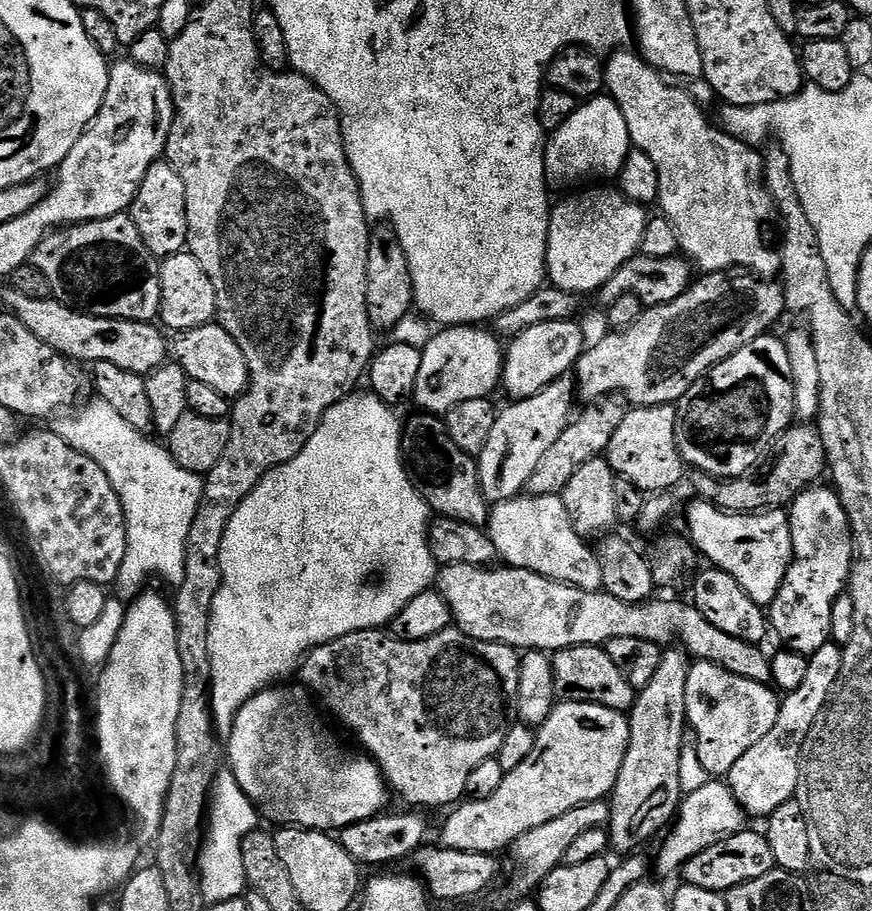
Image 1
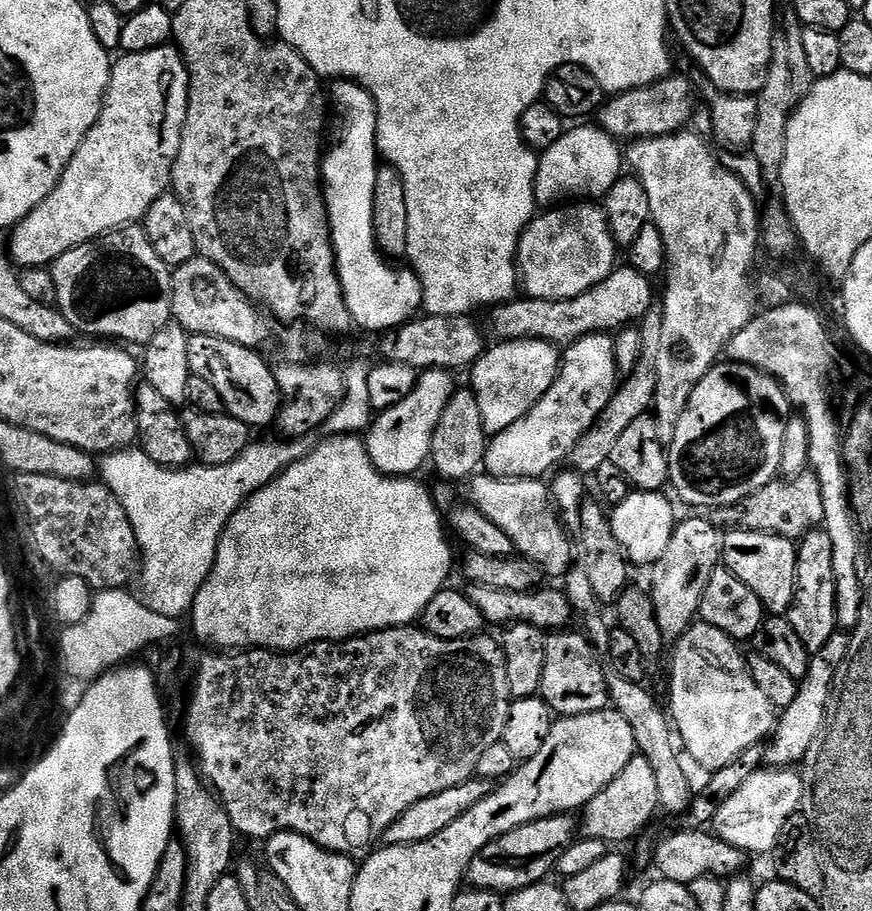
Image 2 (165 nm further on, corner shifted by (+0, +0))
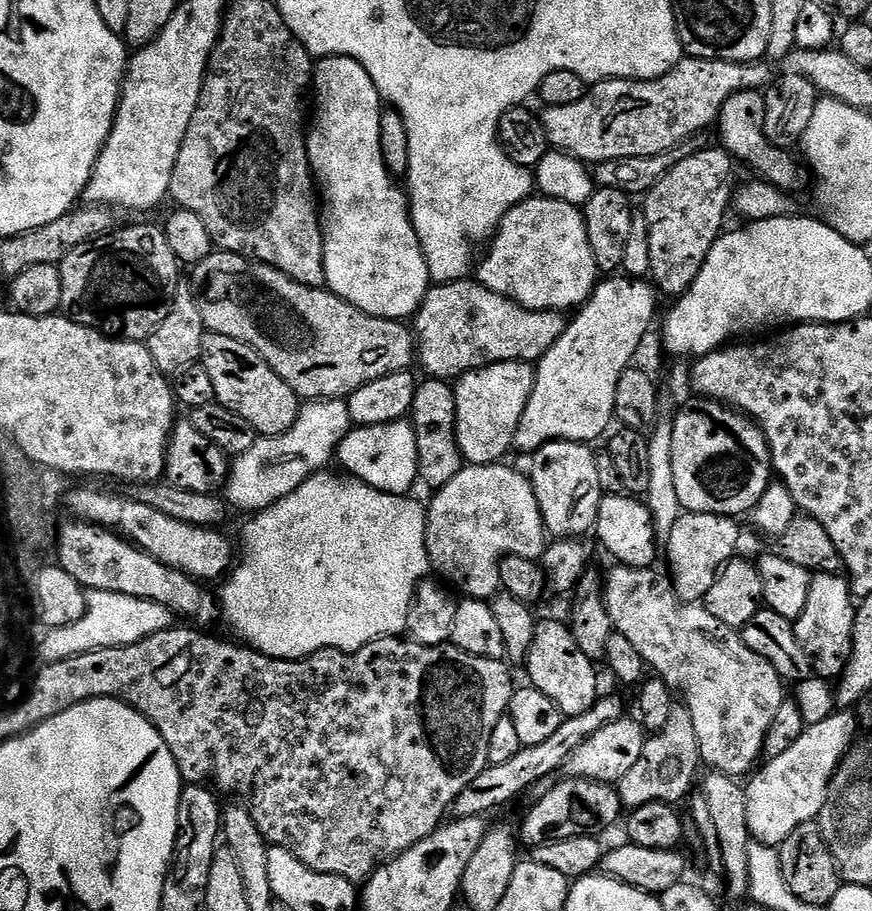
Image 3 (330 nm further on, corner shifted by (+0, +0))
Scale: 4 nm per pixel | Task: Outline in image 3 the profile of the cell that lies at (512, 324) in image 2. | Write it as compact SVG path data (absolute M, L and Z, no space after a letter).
M479 279L451 280L448 284L429 287L426 298L420 303L420 309L414 317L418 364L428 371L425 373L429 377L452 382L466 375L467 372L473 372L498 362L511 360L539 362L548 353L550 346L554 346L554 342L562 338L562 334L568 328L568 322L569 317L563 311L551 312L550 310L523 308L517 300L511 300L482 286Z

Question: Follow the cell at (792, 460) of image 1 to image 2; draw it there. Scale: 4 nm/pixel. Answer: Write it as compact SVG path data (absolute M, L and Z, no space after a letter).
M810 470L801 473L800 476L777 478L762 486L762 490L750 494L750 498L734 506L715 509L710 519L721 530L765 532L771 536L781 536L796 542L806 533L819 529L824 523L822 486Z

